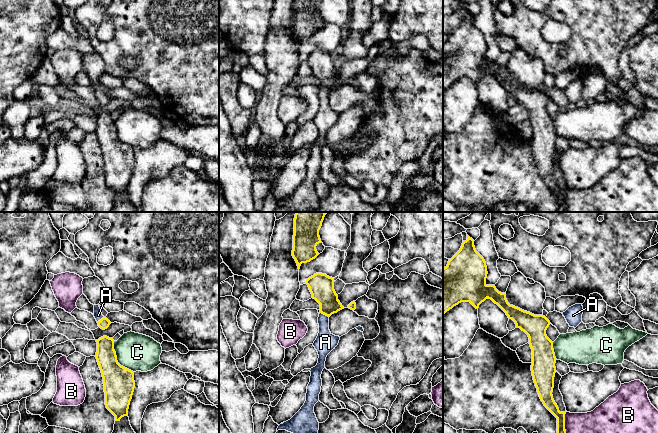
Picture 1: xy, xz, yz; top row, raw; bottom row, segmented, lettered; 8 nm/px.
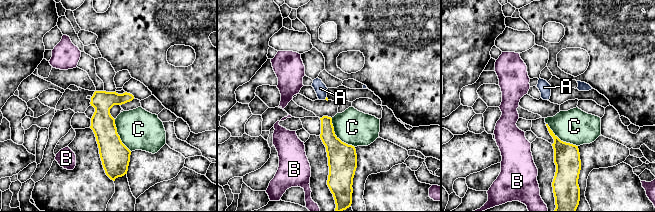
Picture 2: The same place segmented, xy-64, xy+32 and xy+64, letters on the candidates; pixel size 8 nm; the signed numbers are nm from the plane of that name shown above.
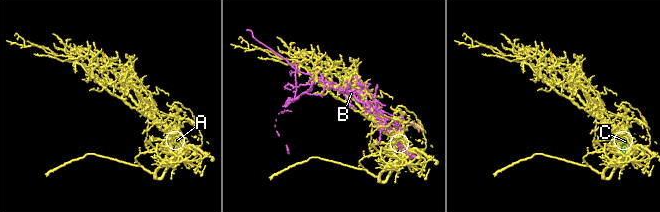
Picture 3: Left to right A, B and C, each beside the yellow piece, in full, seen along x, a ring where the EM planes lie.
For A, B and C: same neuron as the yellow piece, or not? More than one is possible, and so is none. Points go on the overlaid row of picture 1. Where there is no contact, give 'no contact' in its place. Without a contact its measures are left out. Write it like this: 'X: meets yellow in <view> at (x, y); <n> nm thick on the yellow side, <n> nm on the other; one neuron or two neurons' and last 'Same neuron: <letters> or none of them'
A: meets yellow in xz at (324, 314); 200 nm thick on the yellow side, 160 nm on the other; one neuron
B: meets yellow in yz at (564, 422); 100 nm thick on the yellow side, 180 nm on the other; two neurons
C: meets yellow in xy at (116, 359); 240 nm thick on the yellow side, 300 nm on the other; two neurons
Same neuron: A

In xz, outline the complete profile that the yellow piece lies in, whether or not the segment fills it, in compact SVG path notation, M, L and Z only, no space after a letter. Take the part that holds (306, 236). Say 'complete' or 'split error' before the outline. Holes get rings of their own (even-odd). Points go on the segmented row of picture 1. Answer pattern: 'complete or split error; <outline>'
complete; M296 212L292 256L298 269L302 263L310 262L319 255L316 246L321 243L319 230L326 214L326 212Z

